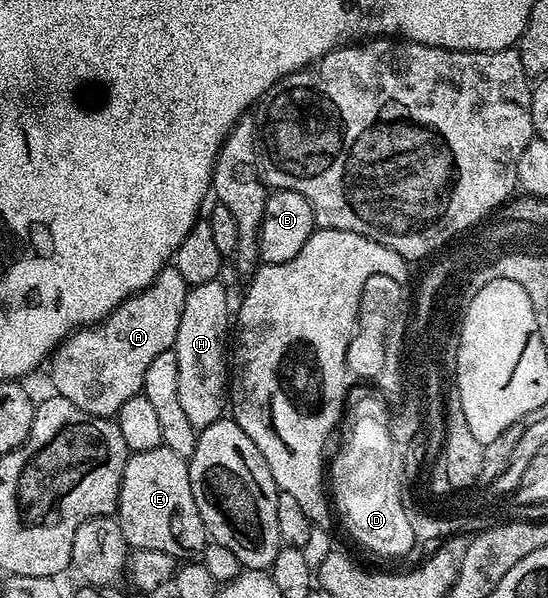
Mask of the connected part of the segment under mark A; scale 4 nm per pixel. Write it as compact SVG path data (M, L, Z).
M174 266L161 268L158 276L154 279L153 284L149 284L144 290L140 290L135 296L130 296L124 302L120 302L120 306L116 306L111 310L110 315L105 320L101 320L98 324L91 324L88 328L79 328L77 332L71 332L57 348L54 349L49 357L50 364L50 384L55 393L64 398L68 398L68 402L72 402L72 406L80 406L80 410L84 410L93 416L105 416L107 418L117 417L120 406L124 406L124 402L128 402L128 398L139 395L144 386L144 374L148 374L148 366L160 354L171 351L176 342L176 330L180 330L180 314L184 314L184 298L188 287L184 278L180 276L180 272Z

